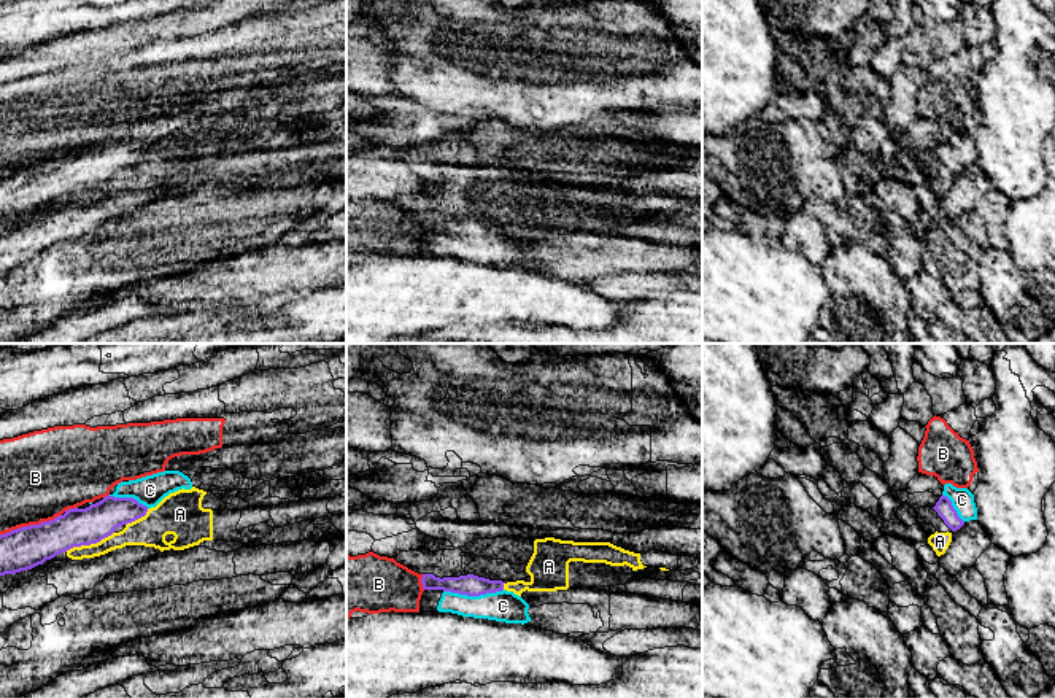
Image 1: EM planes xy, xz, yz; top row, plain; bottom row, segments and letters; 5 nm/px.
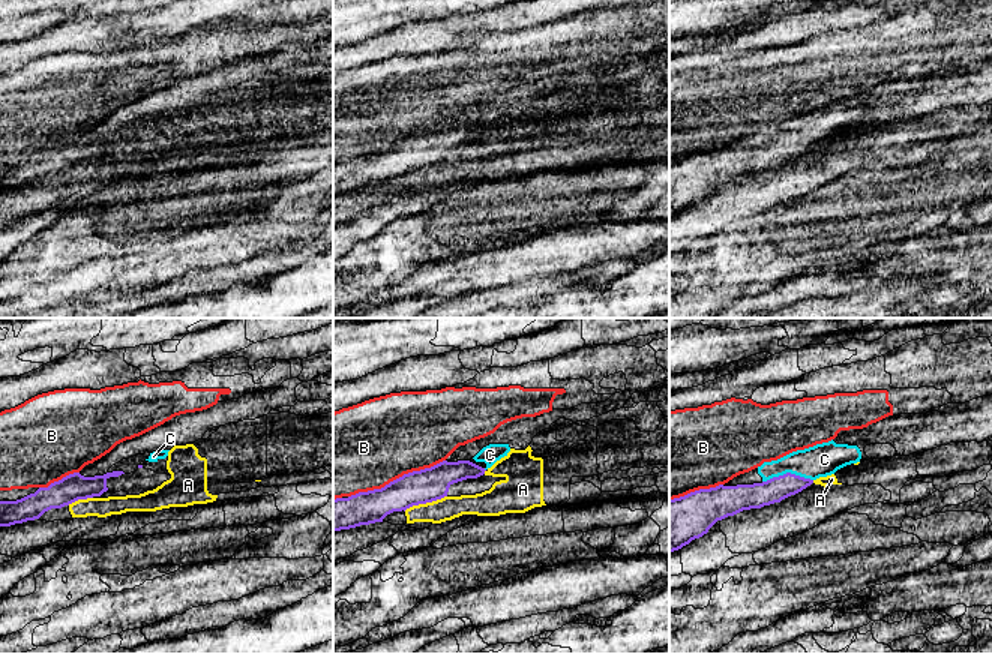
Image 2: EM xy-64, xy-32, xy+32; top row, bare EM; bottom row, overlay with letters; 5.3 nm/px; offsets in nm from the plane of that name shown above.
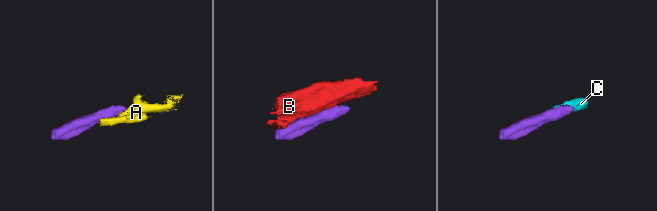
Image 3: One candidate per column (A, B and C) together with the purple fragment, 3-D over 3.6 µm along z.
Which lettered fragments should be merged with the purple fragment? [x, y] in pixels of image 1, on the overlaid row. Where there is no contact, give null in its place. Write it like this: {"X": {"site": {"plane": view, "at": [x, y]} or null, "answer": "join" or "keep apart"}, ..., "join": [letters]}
{"A": {"site": {"plane": "xy", "at": [89, 544]}, "answer": "keep apart"}, "B": {"site": {"plane": "xy", "at": [30, 525]}, "answer": "keep apart"}, "C": {"site": {"plane": "xz", "at": [472, 595]}, "answer": "join"}, "join": ["C"]}

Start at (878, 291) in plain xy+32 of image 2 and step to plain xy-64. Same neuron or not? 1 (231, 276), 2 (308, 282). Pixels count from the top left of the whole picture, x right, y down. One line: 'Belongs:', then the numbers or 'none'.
Belongs: 1

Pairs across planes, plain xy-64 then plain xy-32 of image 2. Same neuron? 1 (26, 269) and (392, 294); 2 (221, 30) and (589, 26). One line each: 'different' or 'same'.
1: different
2: same

